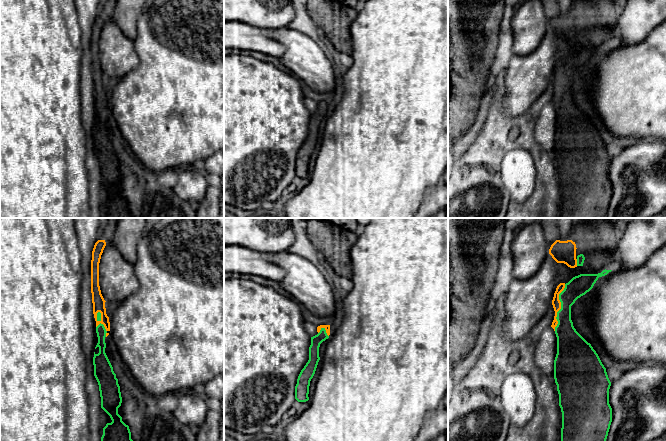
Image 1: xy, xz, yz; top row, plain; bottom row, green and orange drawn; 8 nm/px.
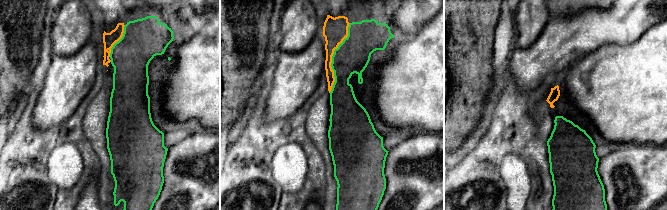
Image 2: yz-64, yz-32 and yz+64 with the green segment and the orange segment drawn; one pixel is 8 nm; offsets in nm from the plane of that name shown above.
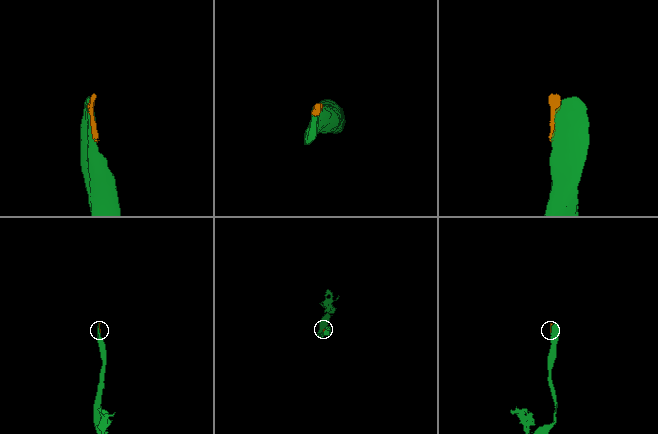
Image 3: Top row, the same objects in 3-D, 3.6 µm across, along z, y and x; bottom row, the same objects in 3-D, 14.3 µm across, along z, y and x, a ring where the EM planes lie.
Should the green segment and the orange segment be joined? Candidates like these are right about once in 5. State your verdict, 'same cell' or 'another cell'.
same cell

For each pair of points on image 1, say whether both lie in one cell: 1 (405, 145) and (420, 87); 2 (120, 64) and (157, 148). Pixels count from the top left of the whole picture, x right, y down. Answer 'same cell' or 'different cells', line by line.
1: same cell
2: different cells

